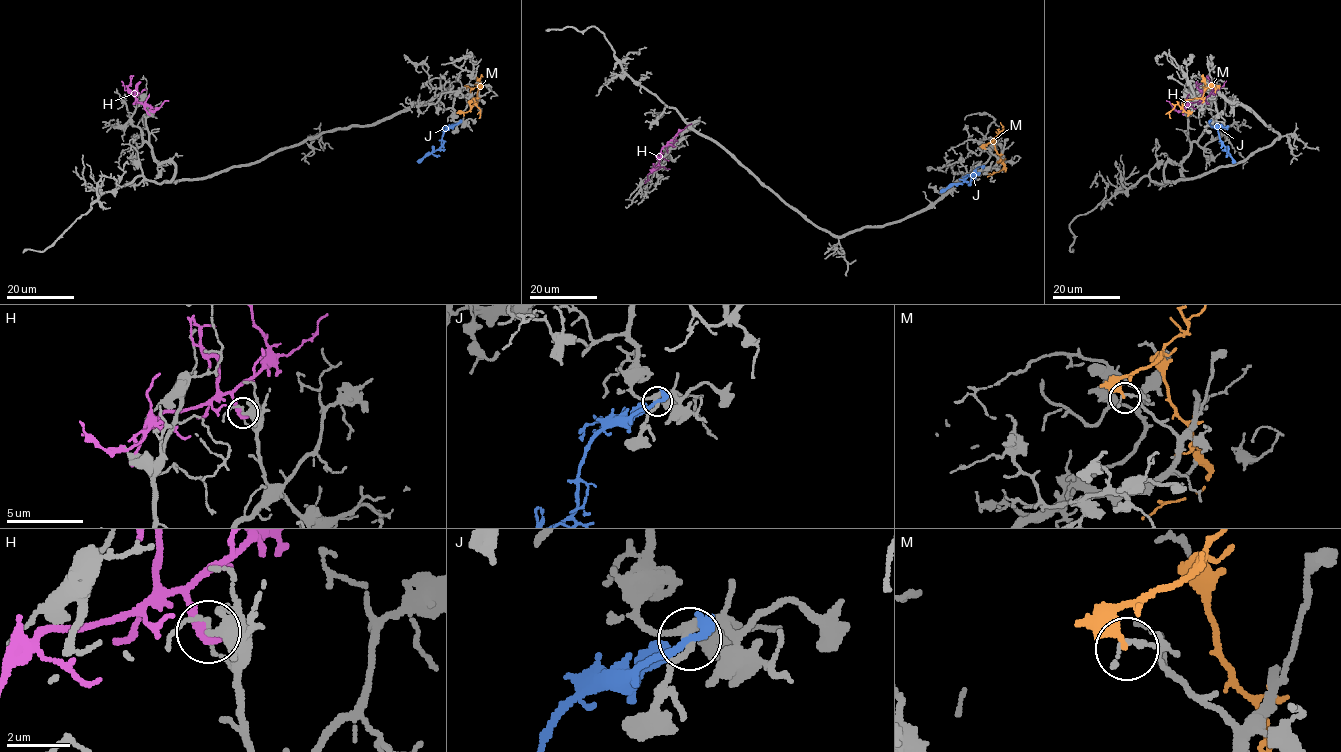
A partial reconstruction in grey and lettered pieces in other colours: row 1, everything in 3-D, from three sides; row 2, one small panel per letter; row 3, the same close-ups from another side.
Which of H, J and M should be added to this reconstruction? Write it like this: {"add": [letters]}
{"add": []}

